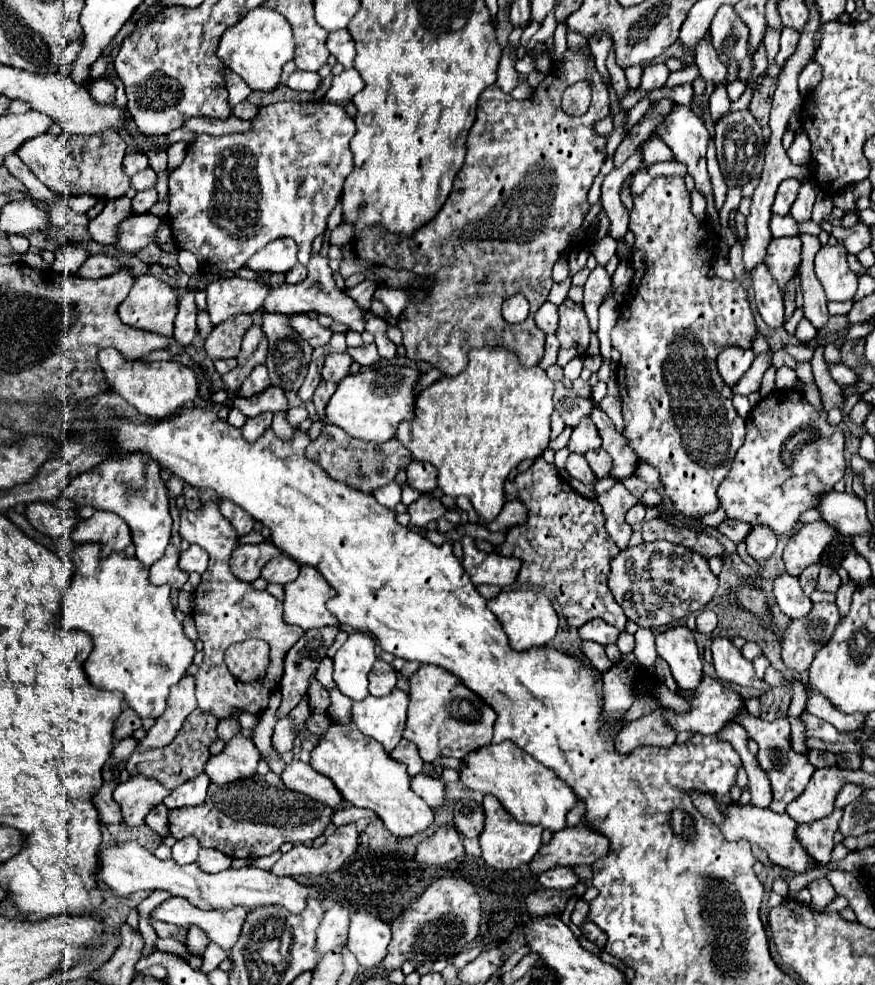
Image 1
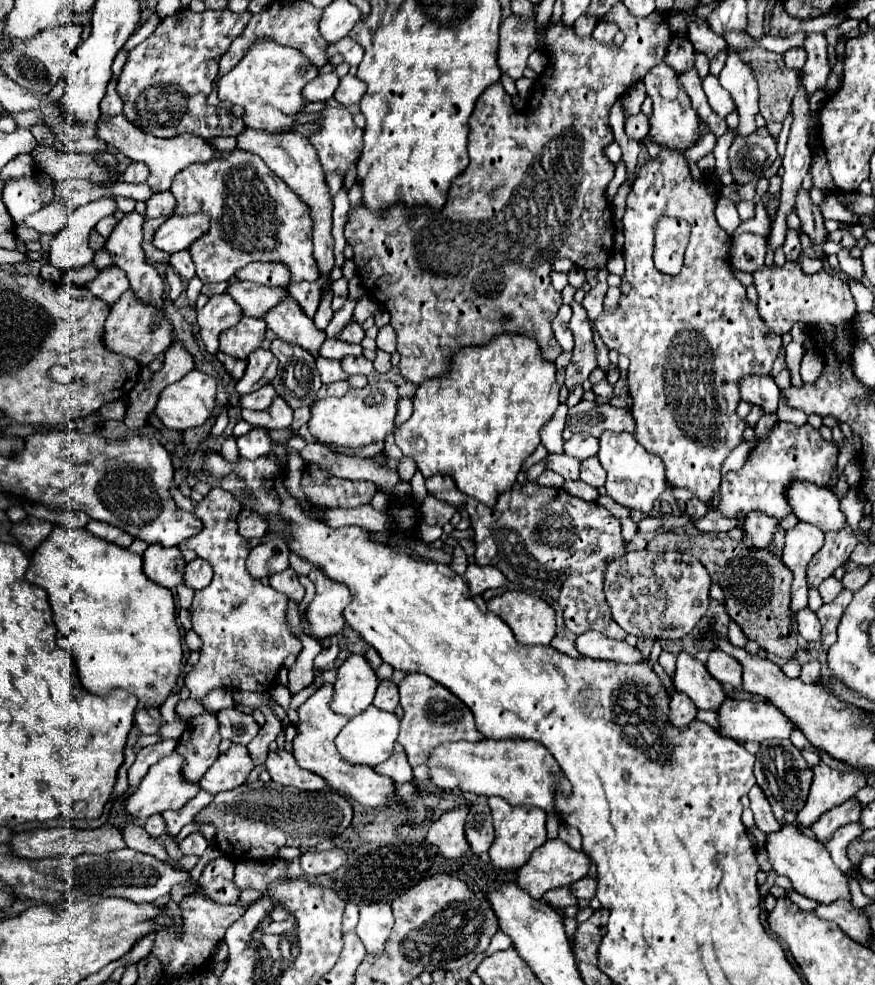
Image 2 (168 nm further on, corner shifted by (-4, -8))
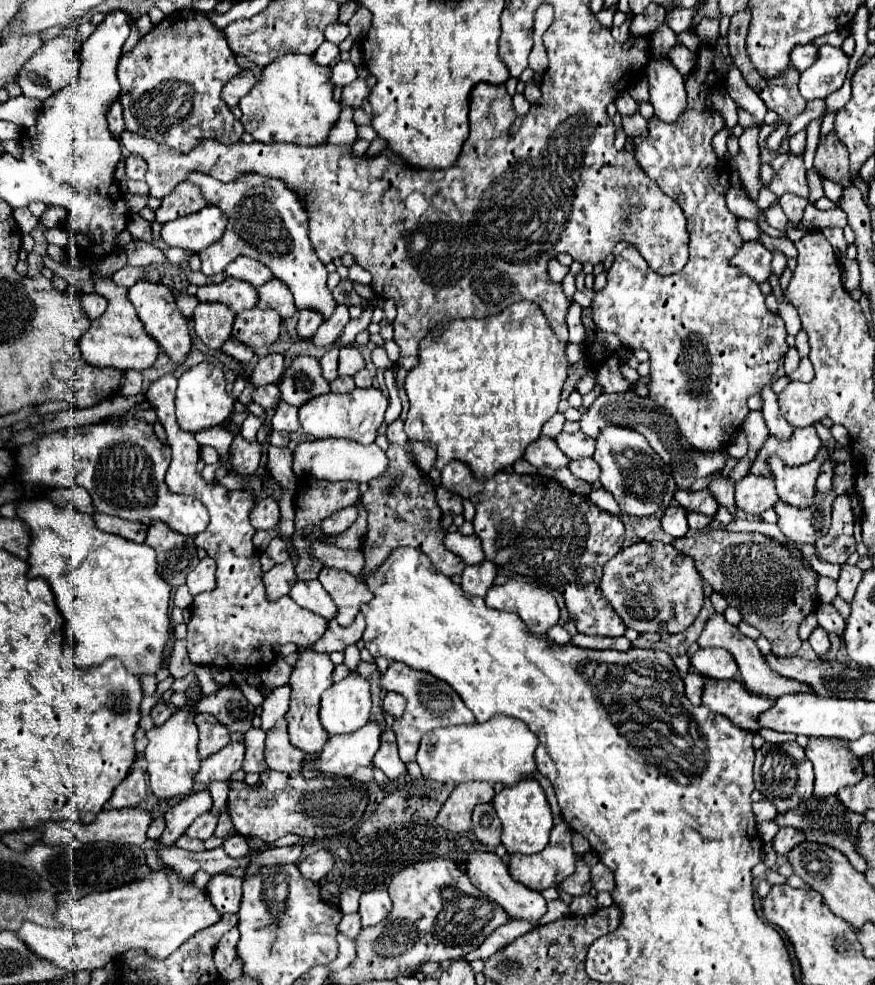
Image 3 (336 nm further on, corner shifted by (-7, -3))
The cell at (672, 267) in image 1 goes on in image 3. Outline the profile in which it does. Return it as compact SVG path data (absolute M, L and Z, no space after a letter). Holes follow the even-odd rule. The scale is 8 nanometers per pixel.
M719 37L711 43L701 43L697 51L697 65L687 75L687 107L681 119L665 123L657 117L649 119L647 137L635 145L635 159L643 171L659 183L665 195L673 197L685 213L689 225L689 261L681 273L663 277L653 273L639 251L629 245L615 257L607 271L607 285L593 297L593 321L605 333L621 337L627 349L647 349L651 359L651 385L649 399L665 407L677 421L681 435L687 437L691 447L699 451L717 451L729 443L737 427L741 427L749 413L747 399L759 393L773 381L779 359L789 349L785 343L785 323L779 315L773 315L765 307L765 297L759 285L745 275L739 267L731 265L731 257L743 245L737 231L737 217L727 209L725 195L729 191L730 171L721 164L711 147L711 139L725 127L725 119L713 107L713 87L727 79L727 71L733 67L727 39Z

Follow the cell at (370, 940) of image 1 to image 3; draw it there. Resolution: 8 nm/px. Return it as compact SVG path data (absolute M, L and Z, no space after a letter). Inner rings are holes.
M383 889L365 891L359 901L359 915L361 915L363 927L375 925L381 919L385 919L389 915L389 909L391 909L391 899L389 899L387 891L383 891Z

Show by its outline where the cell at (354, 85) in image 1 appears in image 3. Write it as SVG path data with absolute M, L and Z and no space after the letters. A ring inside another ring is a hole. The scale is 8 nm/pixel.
M355 79L353 83L345 85L343 87L343 93L341 93L341 103L355 109L355 107L361 107L363 105L363 99L369 95L369 87L365 83L365 79Z

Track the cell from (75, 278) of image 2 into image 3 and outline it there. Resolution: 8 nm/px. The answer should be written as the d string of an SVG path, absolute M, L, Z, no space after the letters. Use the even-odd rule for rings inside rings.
M95 279L95 291L109 299L107 311L99 317L99 321L91 321L89 331L83 333L79 341L79 351L85 363L93 367L113 367L117 371L143 371L151 367L159 355L159 345L147 335L141 319L137 317L135 307L127 301L127 289L117 287L111 279Z

